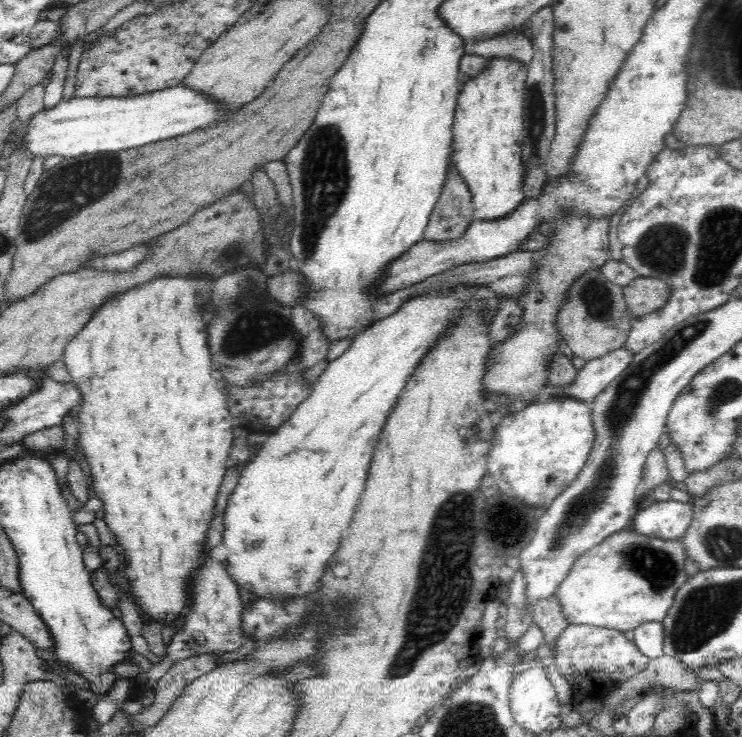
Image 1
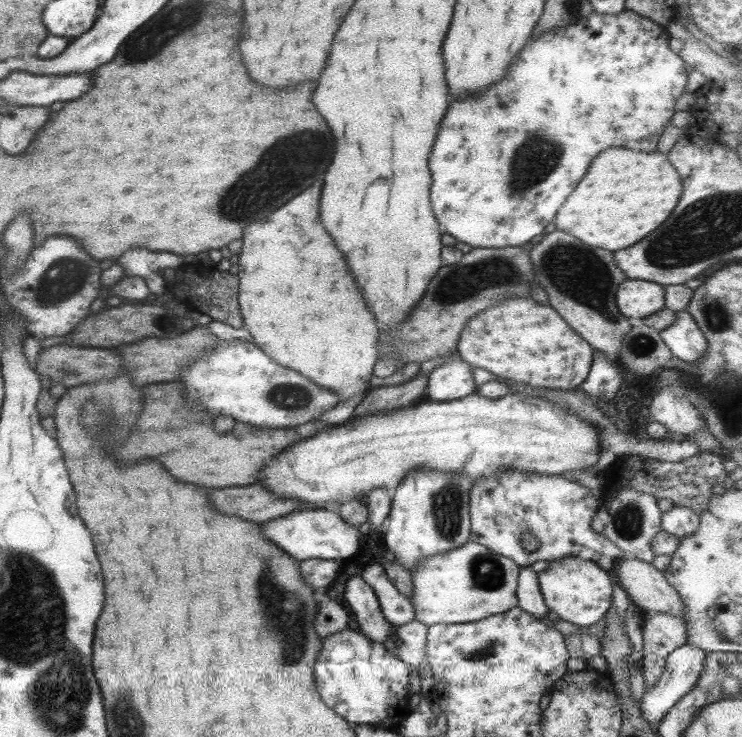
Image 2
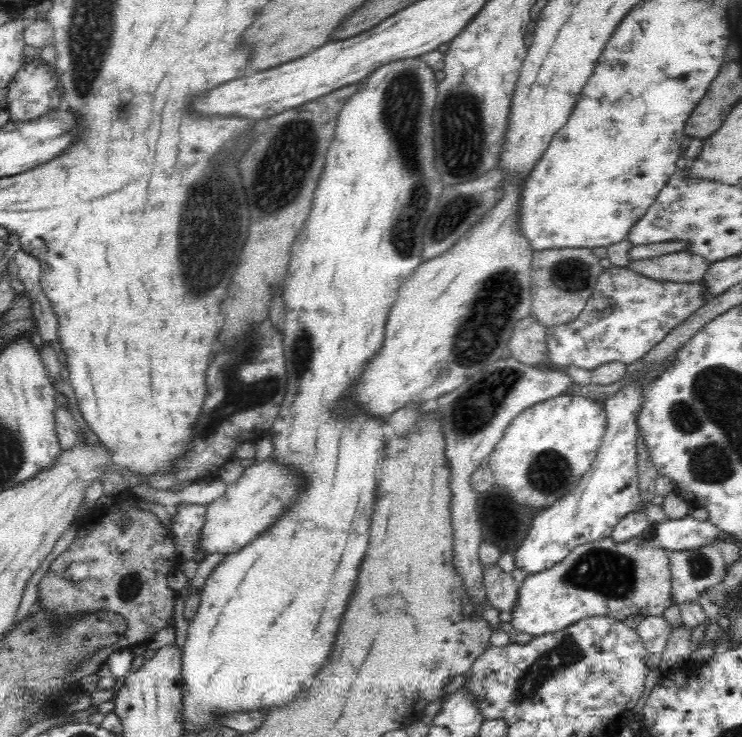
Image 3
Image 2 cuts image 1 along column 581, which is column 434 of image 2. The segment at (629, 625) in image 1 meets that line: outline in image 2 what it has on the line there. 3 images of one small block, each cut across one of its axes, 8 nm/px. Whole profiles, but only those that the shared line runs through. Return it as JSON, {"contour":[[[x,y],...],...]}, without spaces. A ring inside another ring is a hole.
{"contour":[[[467,541],[459,548],[421,558],[411,570],[413,618],[427,626],[463,624],[518,606],[516,597],[518,566],[477,542]]]}

